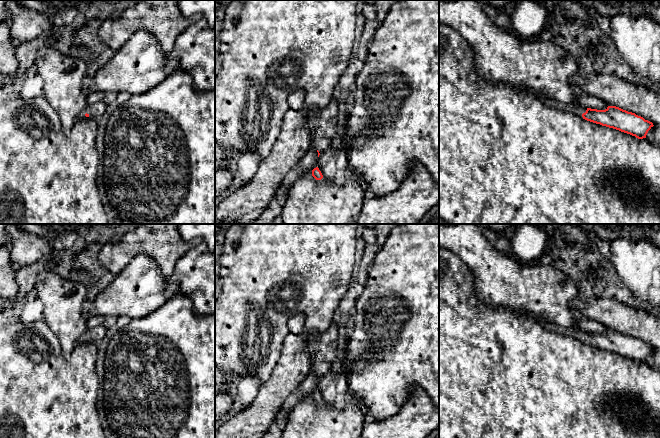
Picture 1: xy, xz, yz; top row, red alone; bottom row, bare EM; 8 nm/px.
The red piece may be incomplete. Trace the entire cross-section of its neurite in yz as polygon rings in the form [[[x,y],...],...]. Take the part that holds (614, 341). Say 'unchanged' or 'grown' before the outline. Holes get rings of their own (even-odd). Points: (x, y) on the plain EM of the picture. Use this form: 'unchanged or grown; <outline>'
grown; [[[537,319],[536,321],[549,331],[571,336],[587,345],[619,354],[638,363],[646,362],[648,355],[654,350],[652,346],[645,344],[643,341],[616,330],[608,330],[605,334],[597,334],[584,331],[579,327],[574,329],[561,327],[543,319]]]

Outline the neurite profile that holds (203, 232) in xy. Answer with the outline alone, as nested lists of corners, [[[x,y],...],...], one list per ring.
[[[179,224],[179,231],[184,241],[199,240],[204,242],[210,251],[215,249],[215,224]]]

